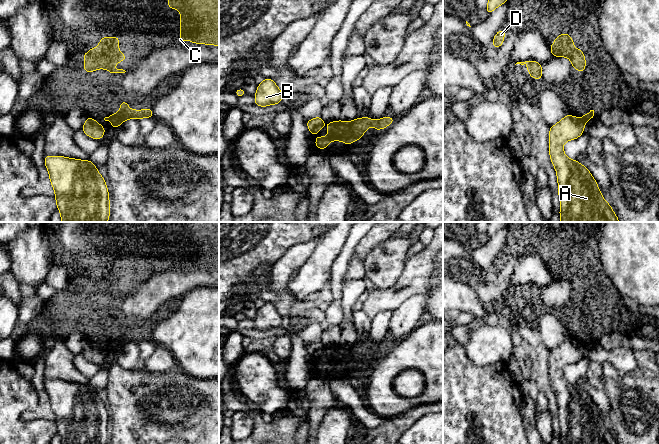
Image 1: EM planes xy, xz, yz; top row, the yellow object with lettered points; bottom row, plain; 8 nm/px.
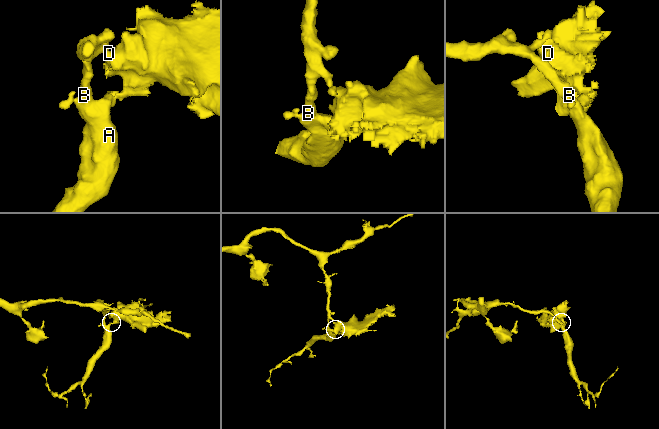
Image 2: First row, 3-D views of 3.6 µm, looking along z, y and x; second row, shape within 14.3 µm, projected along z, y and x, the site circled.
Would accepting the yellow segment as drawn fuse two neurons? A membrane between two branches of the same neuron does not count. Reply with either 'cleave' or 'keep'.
cleave

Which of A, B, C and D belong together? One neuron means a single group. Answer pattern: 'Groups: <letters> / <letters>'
Groups: A B / C D

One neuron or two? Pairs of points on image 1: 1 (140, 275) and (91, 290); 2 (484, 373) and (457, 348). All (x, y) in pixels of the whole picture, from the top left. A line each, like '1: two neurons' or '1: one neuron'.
1: one neuron
2: one neuron

